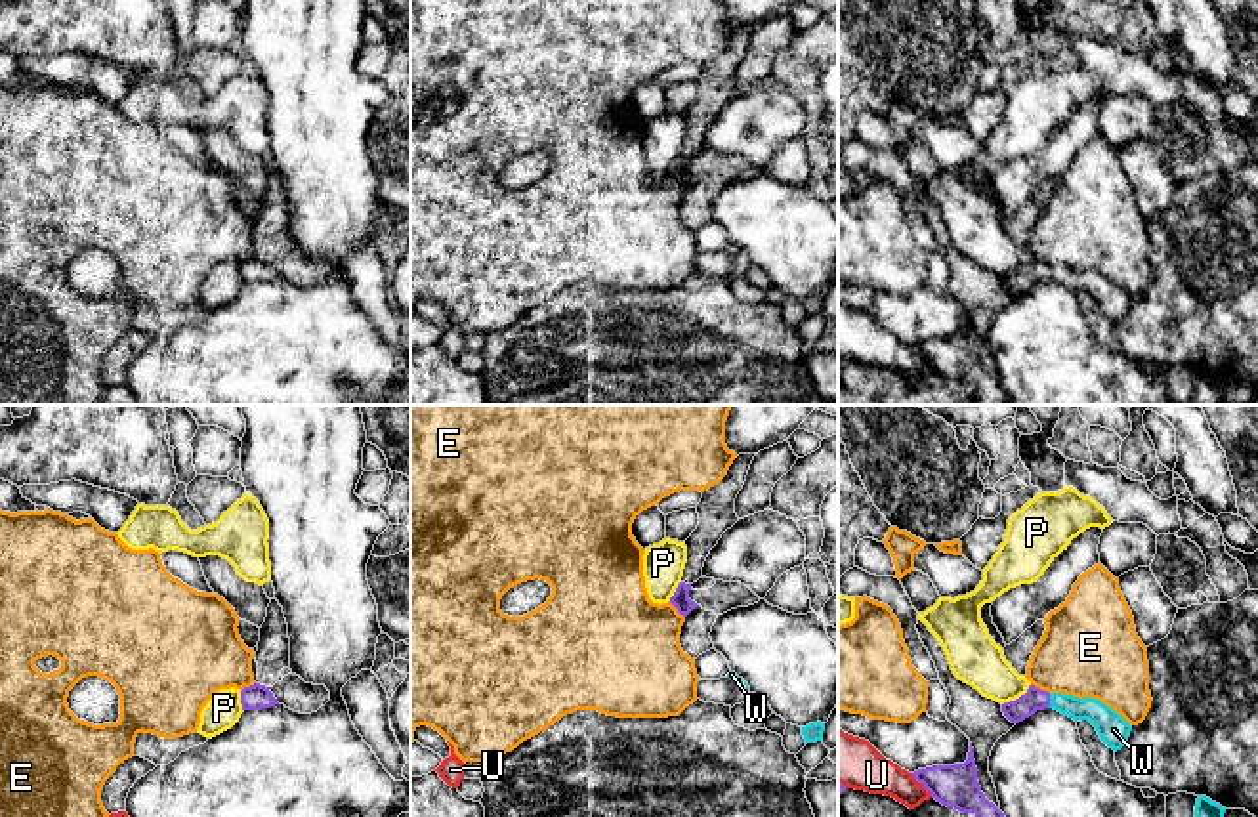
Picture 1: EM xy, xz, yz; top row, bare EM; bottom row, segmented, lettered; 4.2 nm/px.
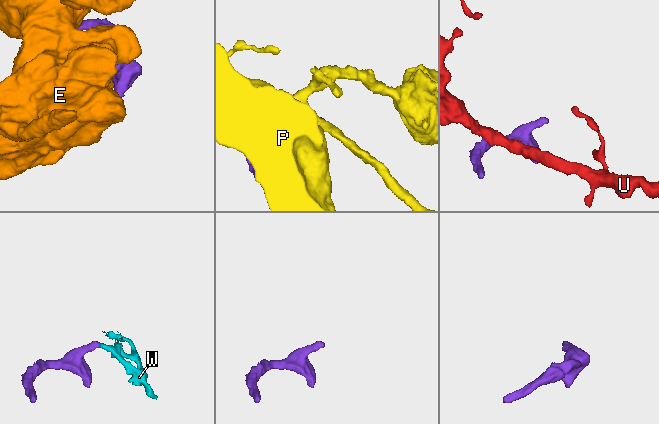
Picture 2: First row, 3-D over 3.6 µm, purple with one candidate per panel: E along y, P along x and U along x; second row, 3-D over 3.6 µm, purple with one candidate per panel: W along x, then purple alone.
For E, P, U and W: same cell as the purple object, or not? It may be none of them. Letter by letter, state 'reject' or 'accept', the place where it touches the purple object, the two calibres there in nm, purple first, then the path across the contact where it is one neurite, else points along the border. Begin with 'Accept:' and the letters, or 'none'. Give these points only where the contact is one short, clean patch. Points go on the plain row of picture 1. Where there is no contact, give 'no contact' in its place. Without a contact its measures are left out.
Accept: W
E: reject; meets purple in yz at (1041, 262); 100 nm thick on the purple side, 380 nm on the other; border along yz (1031, 256), (1048, 266)
P: reject; meets purple in yz at (1020, 270); 100 nm thick on the purple side, 220 nm on the other; border along yz (1029, 256), (1024, 266), (1003, 277)
U: reject; meets purple in yz at (922, 356); 180 nm thick on the purple side, 180 nm on the other
W: accept; meets purple in yz at (1048, 273); 100 nm thick on the purple side, 110 nm on the other

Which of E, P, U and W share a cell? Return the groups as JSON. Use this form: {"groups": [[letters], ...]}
{"groups": [["E"], ["P"], ["U"], ["W"]]}

